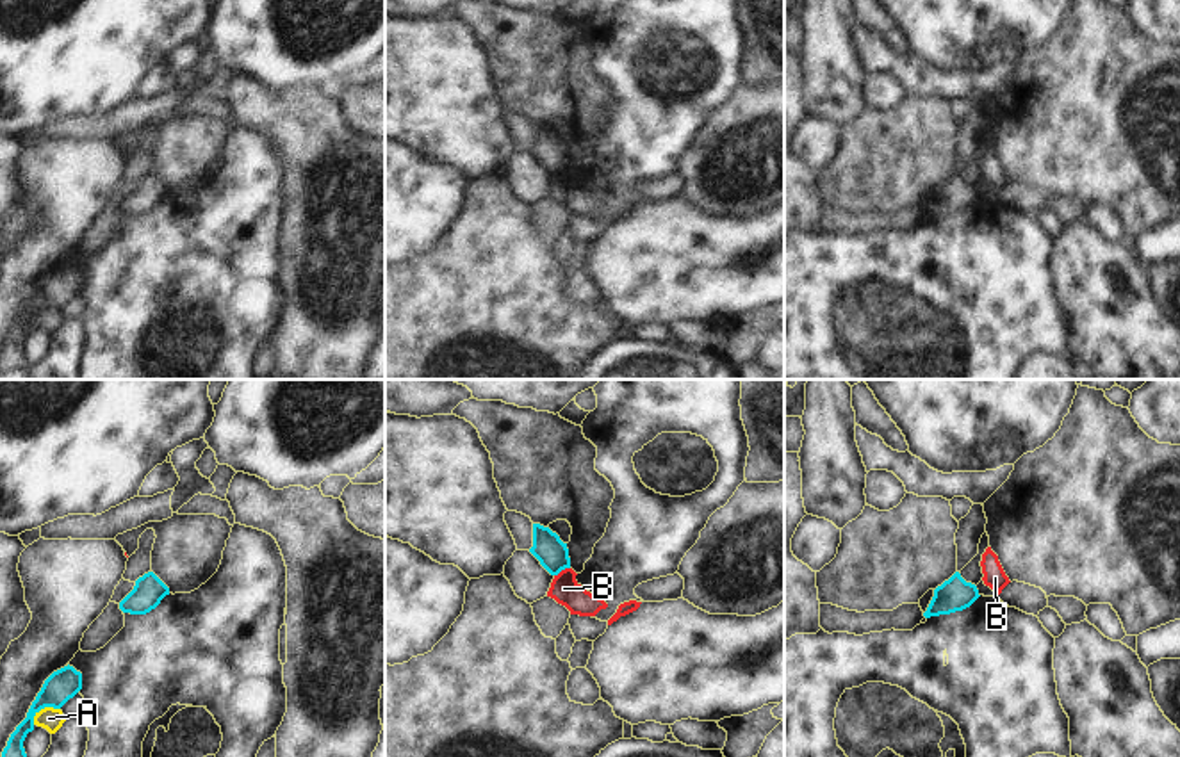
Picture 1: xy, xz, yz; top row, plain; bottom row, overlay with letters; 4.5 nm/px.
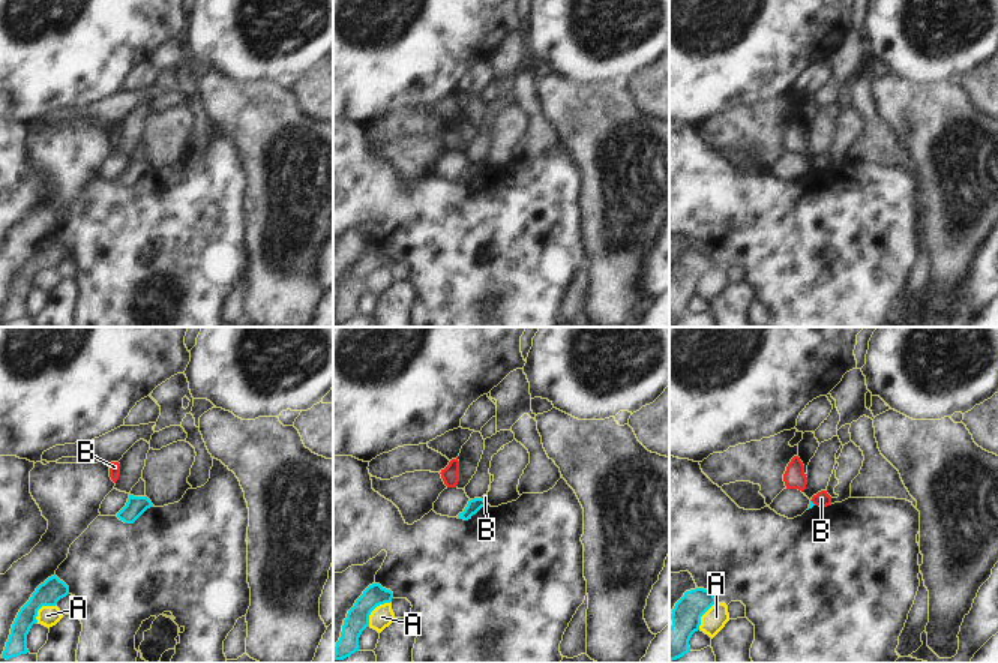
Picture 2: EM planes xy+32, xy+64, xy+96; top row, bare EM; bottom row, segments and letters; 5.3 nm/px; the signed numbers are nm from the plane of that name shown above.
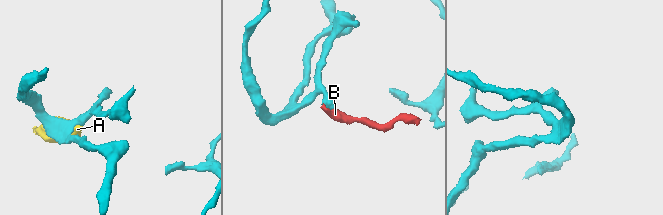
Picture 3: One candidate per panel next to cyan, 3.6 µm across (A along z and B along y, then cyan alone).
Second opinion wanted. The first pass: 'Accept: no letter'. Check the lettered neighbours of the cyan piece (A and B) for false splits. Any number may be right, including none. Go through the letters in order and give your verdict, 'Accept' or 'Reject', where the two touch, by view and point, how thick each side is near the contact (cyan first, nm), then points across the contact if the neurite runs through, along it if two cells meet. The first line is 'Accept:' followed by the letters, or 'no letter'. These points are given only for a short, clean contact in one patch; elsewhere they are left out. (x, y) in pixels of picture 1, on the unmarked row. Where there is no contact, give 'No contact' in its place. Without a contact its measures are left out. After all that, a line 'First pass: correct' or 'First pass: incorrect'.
Accept: no letter
A: Reject. Touches cyan at xy (43, 309). Thickness 140 nm (cyan) against 100 nm
B: Reject. Touches cyan at xz (562, 170). Thickness 140 nm (cyan) against 130 nm. Boundary: xz (569, 168), (555, 177)
First pass: correct

